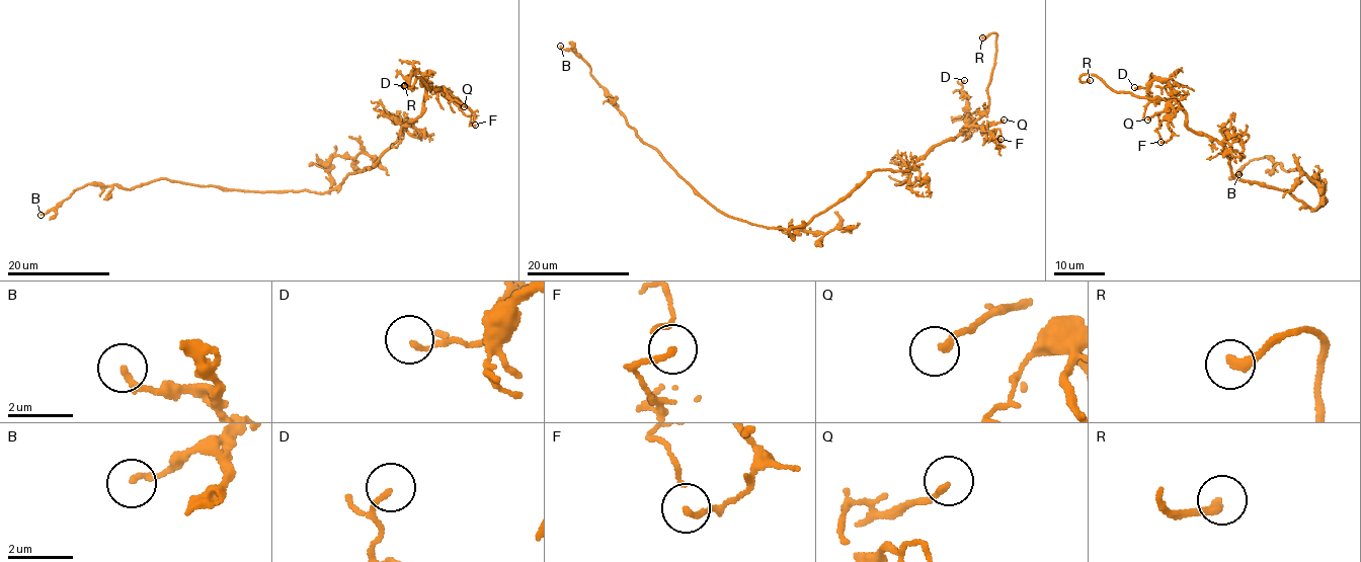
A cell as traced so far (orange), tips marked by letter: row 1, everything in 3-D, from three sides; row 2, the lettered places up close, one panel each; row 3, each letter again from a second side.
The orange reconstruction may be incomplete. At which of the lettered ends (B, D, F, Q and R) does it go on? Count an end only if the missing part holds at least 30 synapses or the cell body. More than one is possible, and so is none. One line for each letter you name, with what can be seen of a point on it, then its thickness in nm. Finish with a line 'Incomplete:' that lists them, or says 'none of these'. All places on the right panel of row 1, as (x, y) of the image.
R: (1090, 80) | 280 nm
Incomplete: R

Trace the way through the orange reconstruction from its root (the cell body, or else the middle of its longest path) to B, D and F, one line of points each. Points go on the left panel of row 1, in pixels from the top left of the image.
B: (337, 188), (324, 192), (249, 191), (164, 179), (126, 189), (114, 185), (86, 184), (41, 215)
D: (337, 188), (349, 174), (372, 168), (405, 125), (421, 112), (425, 90), (421, 74), (411, 74), (404, 86)
F: (337, 188), (349, 174), (372, 168), (405, 125), (418, 117), (428, 88), (460, 100), (475, 125)

